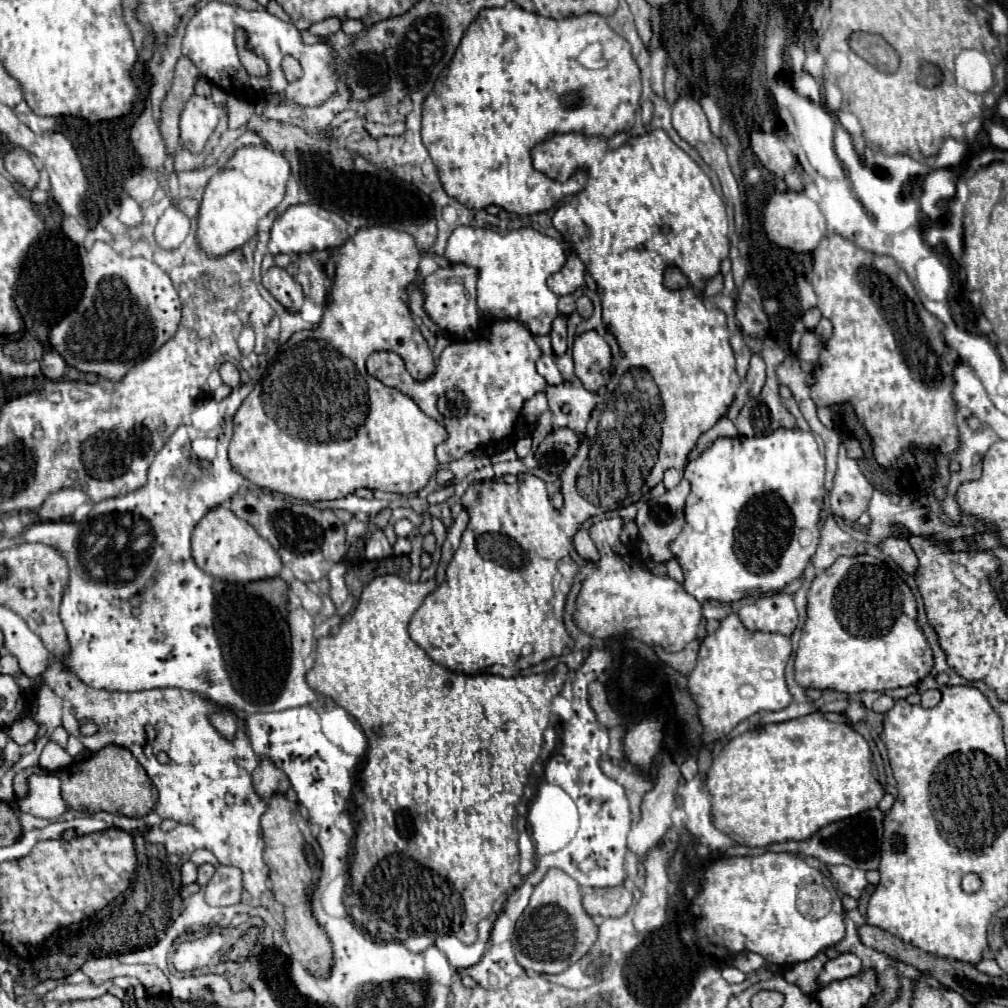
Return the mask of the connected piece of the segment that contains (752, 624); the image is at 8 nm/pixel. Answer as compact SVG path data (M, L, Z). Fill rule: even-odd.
M774 594L740 606L740 620L748 630L778 632L792 636L798 626L798 612L790 594Z

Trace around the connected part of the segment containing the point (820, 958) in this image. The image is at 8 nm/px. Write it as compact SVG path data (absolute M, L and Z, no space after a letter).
M820 952L816 958L808 960L808 962L794 964L790 970L784 972L784 978L790 984L796 984L804 994L814 996L818 992L818 988L820 988L818 976L820 976L820 972L822 972L822 968L824 968L826 962L828 962L828 956Z

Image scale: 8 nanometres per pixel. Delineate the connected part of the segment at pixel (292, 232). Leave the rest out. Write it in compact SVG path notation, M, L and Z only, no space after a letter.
M296 204L274 220L274 226L270 230L268 252L276 256L276 254L304 254L314 250L330 250L342 246L350 238L350 232L352 232L350 224L340 214L324 210L316 204Z

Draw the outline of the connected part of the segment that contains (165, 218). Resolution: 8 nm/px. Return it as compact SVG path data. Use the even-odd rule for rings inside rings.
M170 206L156 224L156 240L166 250L178 248L188 236L188 232L190 232L190 218L176 206Z

